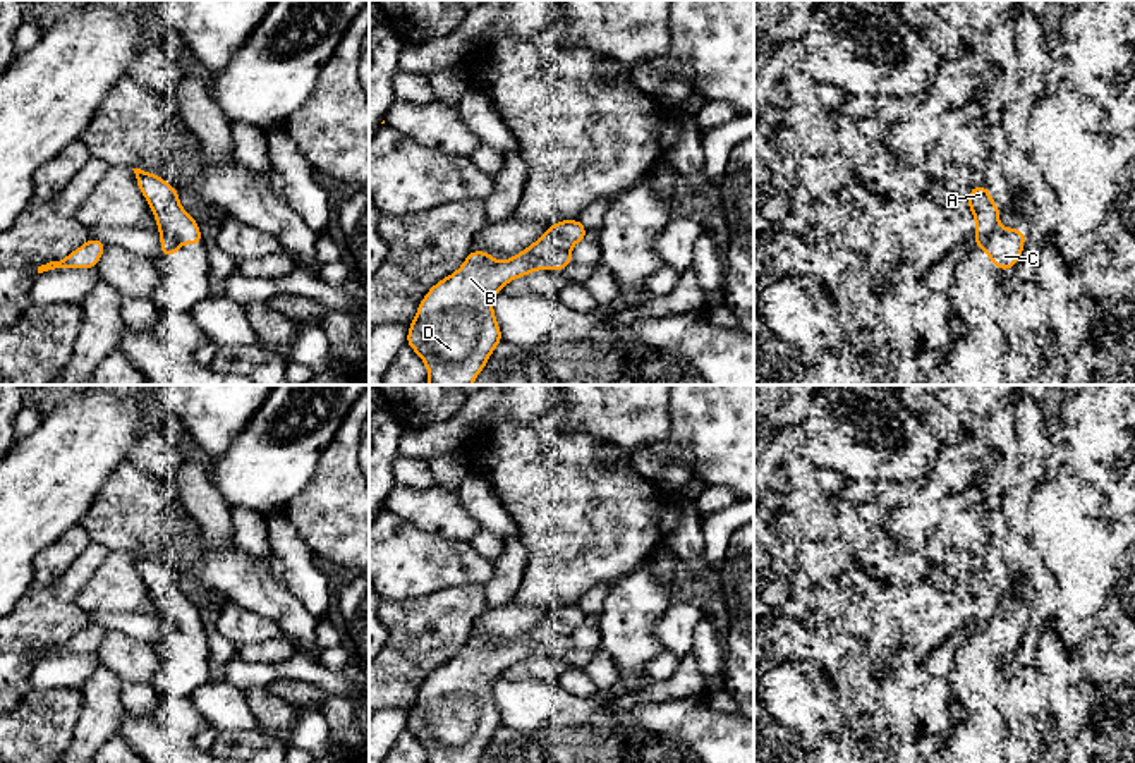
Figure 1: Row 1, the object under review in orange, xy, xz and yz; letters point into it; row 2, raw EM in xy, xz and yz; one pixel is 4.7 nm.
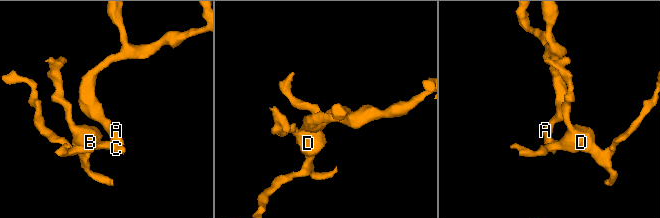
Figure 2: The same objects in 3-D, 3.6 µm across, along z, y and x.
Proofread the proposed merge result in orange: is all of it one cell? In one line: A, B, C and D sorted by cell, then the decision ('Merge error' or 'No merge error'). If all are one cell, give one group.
Groups: A B C D. No merge error

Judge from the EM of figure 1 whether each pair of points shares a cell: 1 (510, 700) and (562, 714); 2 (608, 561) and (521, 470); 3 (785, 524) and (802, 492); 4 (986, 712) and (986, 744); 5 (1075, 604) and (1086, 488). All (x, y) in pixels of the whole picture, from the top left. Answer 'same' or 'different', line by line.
1: same
2: same
3: same
4: different
5: same

